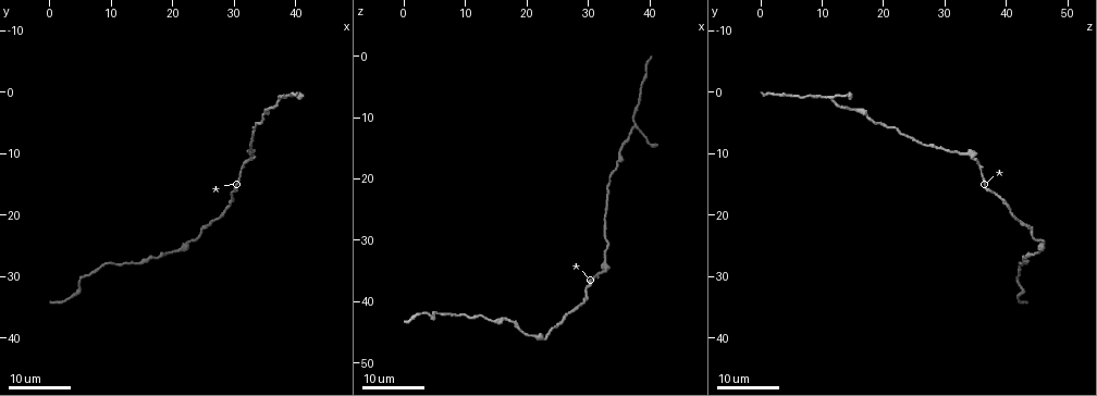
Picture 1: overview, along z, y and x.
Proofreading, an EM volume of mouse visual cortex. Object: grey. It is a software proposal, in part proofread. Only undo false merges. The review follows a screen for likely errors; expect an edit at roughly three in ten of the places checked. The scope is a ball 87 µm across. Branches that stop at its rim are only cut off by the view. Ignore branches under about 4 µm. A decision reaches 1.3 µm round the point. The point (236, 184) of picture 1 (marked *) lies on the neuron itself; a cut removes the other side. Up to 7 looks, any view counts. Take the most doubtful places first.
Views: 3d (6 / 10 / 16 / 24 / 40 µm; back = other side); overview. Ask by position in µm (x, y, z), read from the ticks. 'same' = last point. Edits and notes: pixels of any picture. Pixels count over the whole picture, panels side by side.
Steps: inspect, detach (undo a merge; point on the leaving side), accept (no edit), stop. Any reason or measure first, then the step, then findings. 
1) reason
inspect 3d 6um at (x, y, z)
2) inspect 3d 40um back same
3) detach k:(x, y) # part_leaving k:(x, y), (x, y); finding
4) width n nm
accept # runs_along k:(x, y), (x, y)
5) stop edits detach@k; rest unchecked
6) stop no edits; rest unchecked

inspect 3d 16um at (38.0, 1.0, 11.5)

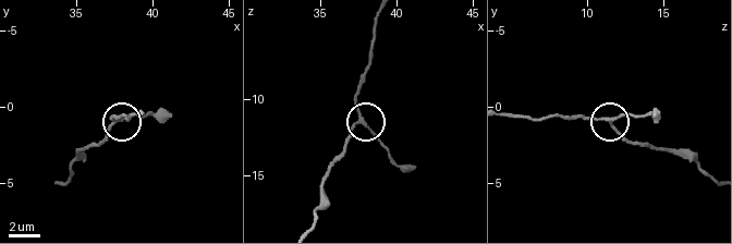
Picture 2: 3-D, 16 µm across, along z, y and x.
inspect 3d 6um at (37.6, 0.8, 11.6)

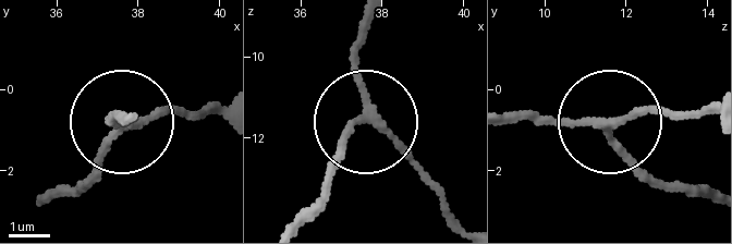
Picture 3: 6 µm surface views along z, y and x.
width 160 nm
accept # runs_along 3:(45, 202), (72, 192), (121, 129), (197, 116); all the same neuron

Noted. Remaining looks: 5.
sudden change in width
inspect 3d 16um at (22.5, 24.0, 46.0)

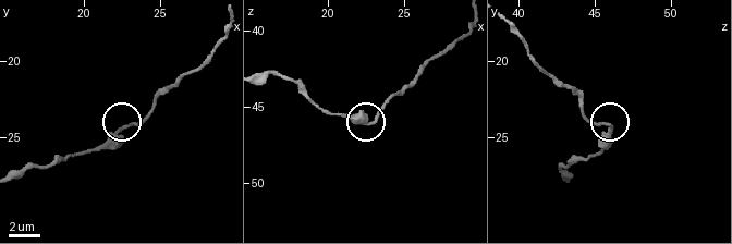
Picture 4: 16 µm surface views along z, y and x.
zoom in
inspect 3d 6um at (22.6, 24.4, 46.0)

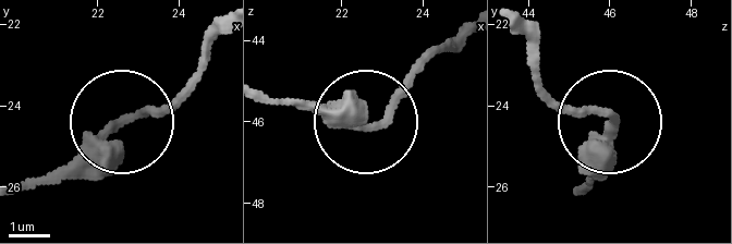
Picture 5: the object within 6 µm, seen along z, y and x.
width 260 nm
accept # runs_along 5:(462, 36), (378, 120), (288, 102); one neuron here

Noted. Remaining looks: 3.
calibre changes
inspect 3d 24um at (32.0, 11.0, 35.0)

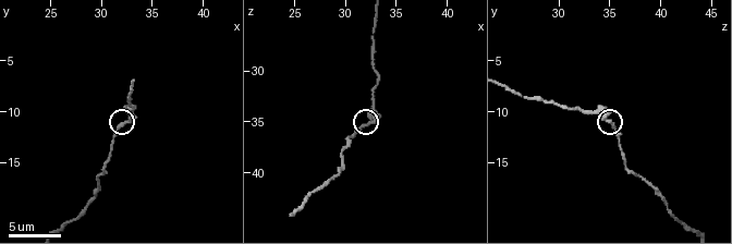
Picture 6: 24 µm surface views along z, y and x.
inspect 3d 10um at (32.0, 11.2, 35.4)

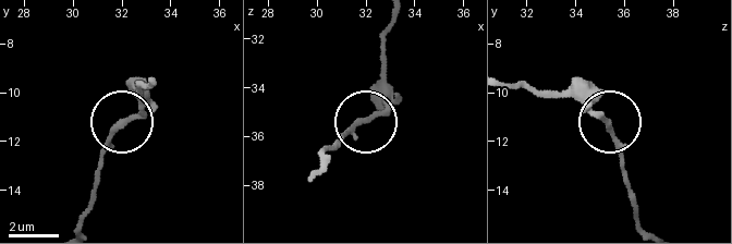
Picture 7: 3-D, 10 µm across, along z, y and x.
width 210 nm
accept # runs_along 7:(327, 148), (366, 121), (391, 87); continuous, no second neuron

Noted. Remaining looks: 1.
stop no edits; rest unchecked

